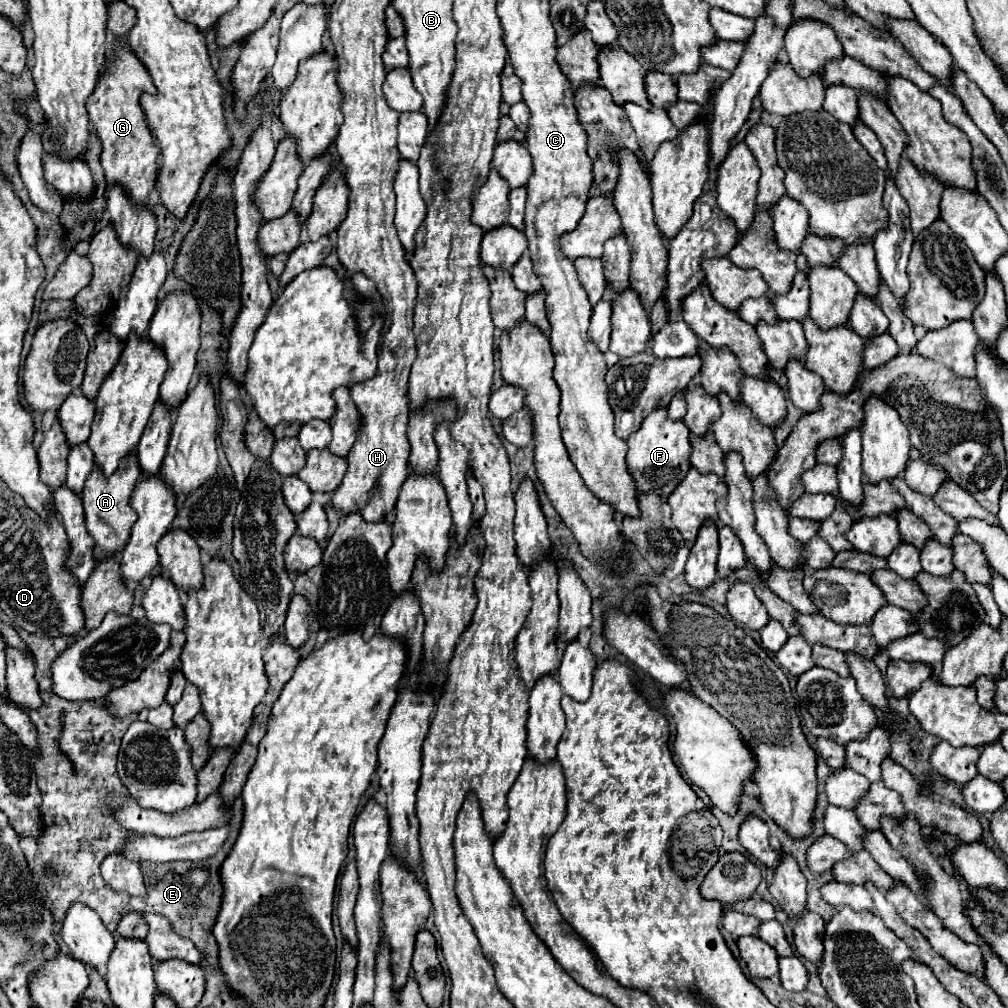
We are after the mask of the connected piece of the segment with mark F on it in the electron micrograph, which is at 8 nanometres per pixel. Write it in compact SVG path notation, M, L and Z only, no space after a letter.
M678 391L670 405L668 405L668 417L666 417L666 407L656 409L652 415L644 419L640 429L628 437L628 455L626 455L626 465L628 471L636 483L636 489L640 493L654 491L660 497L668 497L678 483L684 479L684 475L690 469L690 431L688 427L680 421L686 413L686 401L682 391Z

